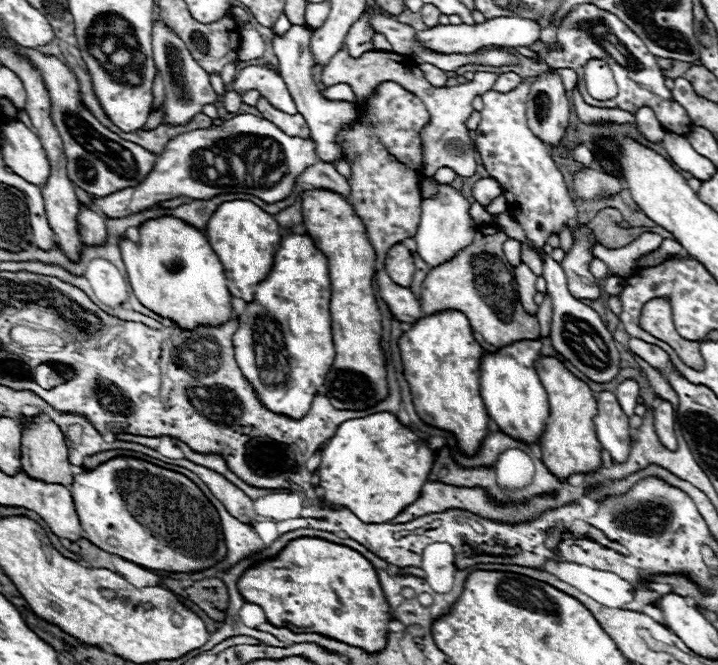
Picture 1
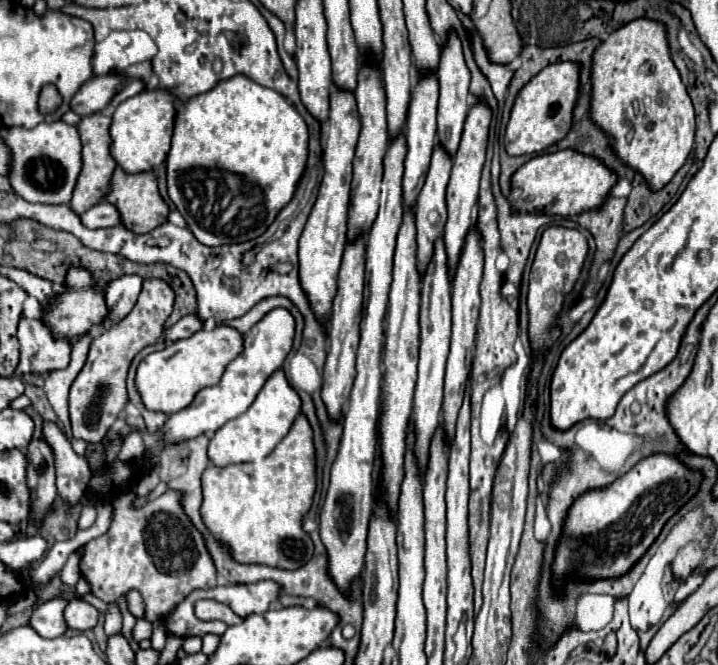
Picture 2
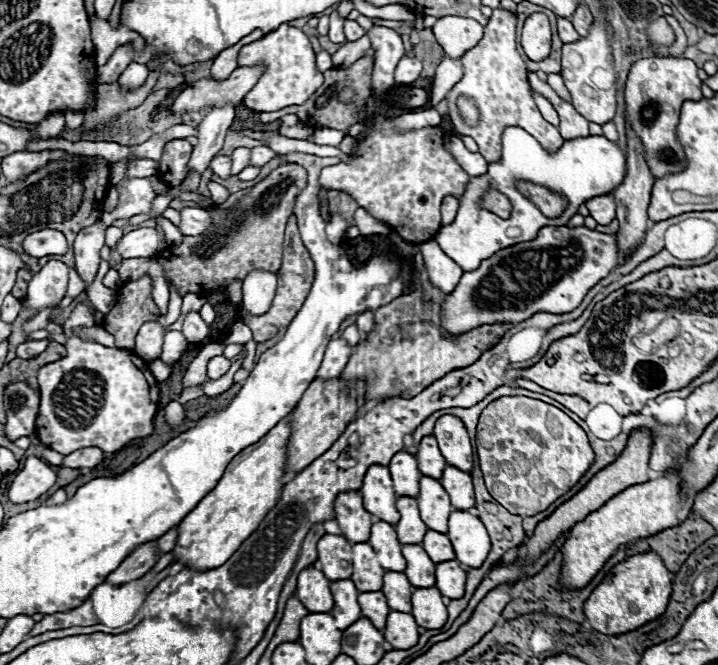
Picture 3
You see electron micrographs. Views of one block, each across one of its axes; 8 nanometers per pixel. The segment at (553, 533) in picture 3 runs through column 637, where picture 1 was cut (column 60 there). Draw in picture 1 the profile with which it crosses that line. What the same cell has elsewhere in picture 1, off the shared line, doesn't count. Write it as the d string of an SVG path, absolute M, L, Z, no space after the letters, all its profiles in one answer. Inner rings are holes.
M38 420L28 428L22 426L22 456L20 456L20 470L34 480L42 480L48 484L62 484L66 488L74 482L74 468L68 460L68 448L64 442L62 430L50 420Z

